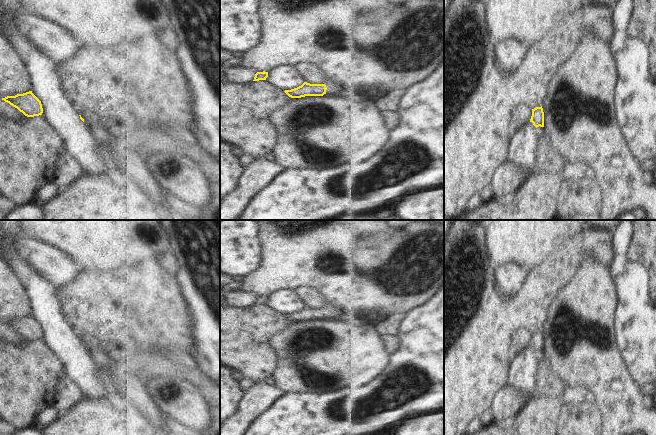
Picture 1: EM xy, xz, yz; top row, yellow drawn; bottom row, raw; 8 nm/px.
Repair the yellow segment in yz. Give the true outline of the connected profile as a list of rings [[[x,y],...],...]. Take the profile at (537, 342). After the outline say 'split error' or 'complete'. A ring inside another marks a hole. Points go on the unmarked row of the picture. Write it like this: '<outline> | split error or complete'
[[[542,330],[532,333],[530,346],[532,346],[536,352],[539,350],[544,351],[544,336]]] | complete

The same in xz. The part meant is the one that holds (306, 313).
[[[304,306],[301,310],[284,315],[291,322],[301,322],[305,320],[323,320],[326,318],[325,308],[310,308]]] | complete

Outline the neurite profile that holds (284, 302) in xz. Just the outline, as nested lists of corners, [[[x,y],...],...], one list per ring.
[[[293,290],[273,292],[268,296],[266,304],[282,315],[297,312],[305,306]]]

